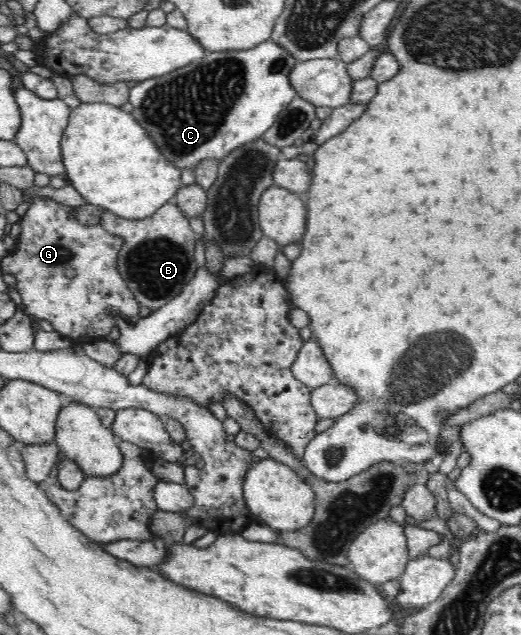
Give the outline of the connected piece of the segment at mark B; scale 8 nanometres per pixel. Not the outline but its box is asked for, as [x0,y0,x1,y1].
[99,202,198,311]

